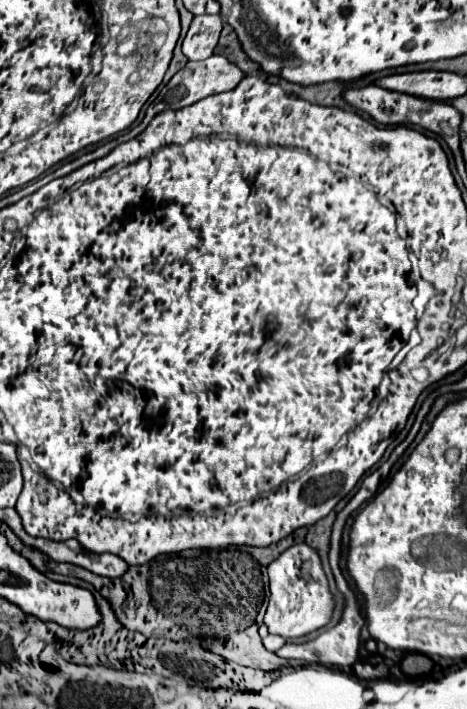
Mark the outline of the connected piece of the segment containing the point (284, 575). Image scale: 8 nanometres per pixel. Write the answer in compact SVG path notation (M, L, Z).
M294 544L284 550L270 566L270 602L264 616L264 624L270 634L282 638L296 638L310 634L330 622L332 616L332 594L328 590L328 580L322 570L320 558L308 544Z

